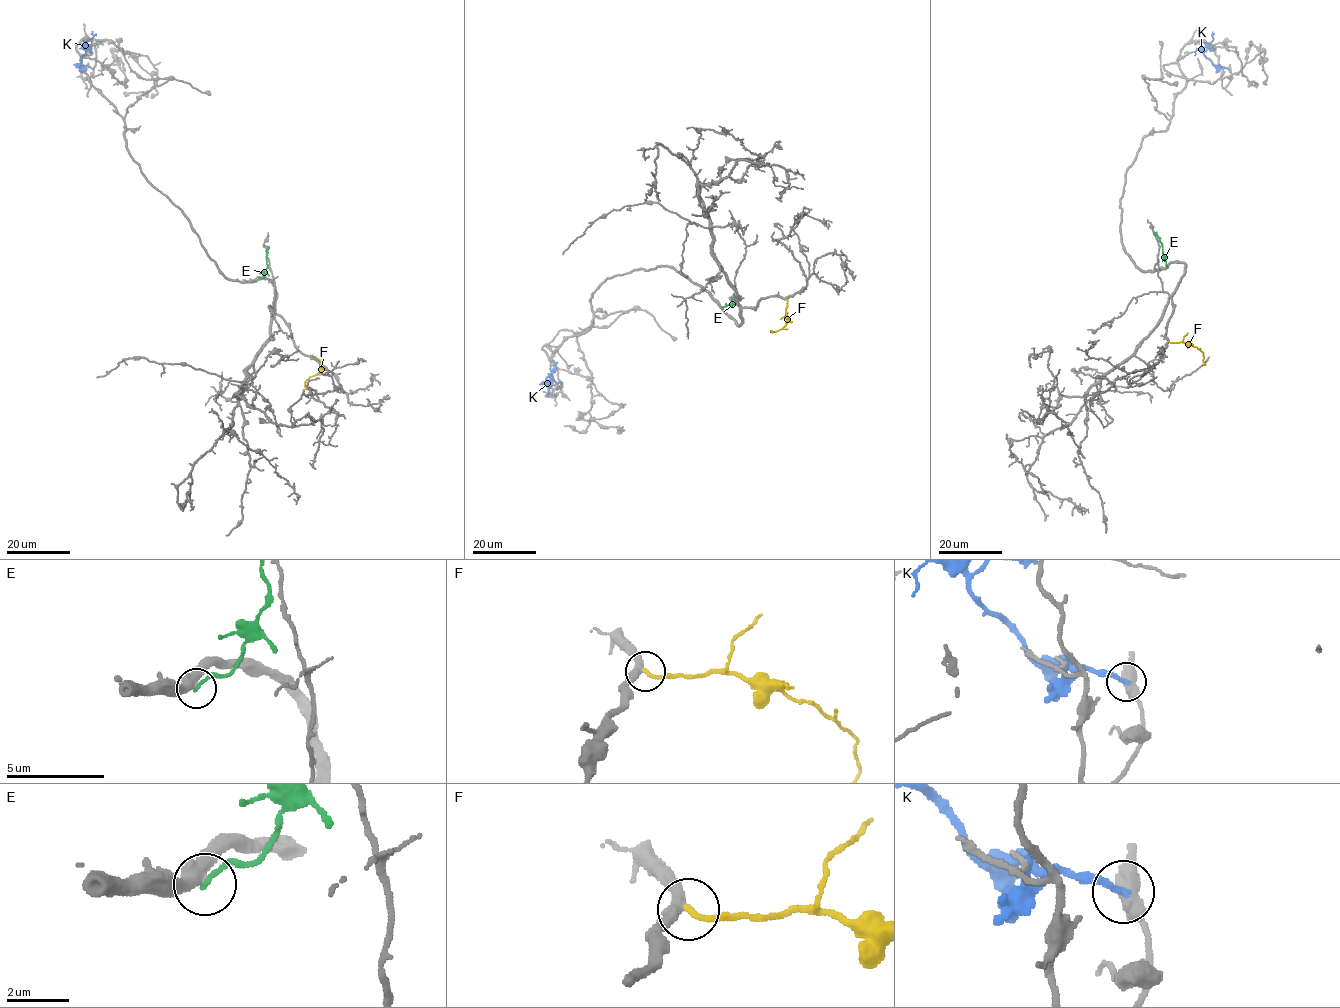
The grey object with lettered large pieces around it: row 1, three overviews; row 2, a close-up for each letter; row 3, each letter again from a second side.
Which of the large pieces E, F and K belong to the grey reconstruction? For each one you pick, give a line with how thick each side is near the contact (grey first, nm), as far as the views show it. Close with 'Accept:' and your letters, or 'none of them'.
F: calibres 400 and 190 nm
Accept: F

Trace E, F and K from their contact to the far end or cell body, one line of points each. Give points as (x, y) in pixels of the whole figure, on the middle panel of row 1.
E: (721, 307), (733, 304), (735, 297)
F: (786, 299), (785, 325), (771, 331), (773, 332)
K: (548, 394), (546, 381), (551, 372), (551, 378), (557, 382)

